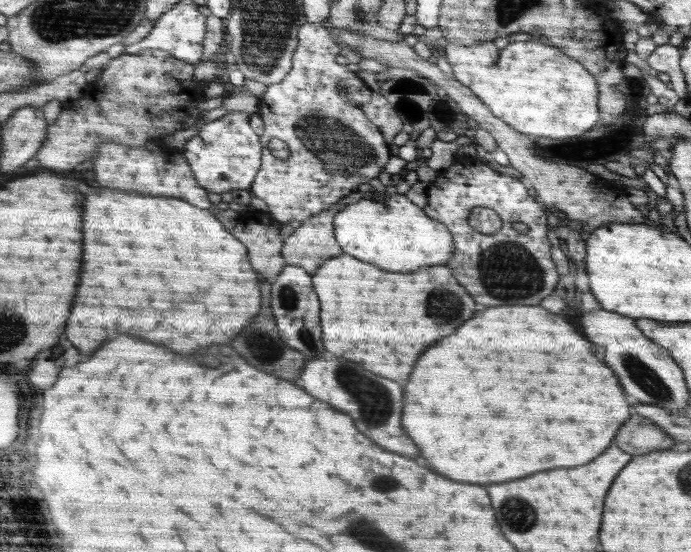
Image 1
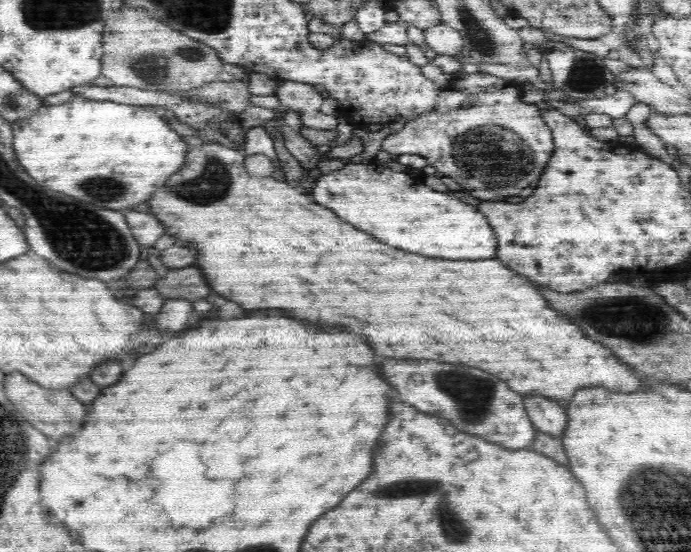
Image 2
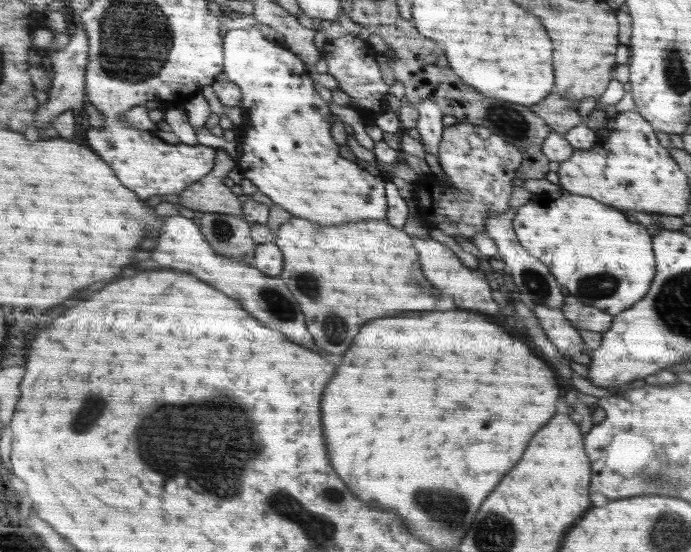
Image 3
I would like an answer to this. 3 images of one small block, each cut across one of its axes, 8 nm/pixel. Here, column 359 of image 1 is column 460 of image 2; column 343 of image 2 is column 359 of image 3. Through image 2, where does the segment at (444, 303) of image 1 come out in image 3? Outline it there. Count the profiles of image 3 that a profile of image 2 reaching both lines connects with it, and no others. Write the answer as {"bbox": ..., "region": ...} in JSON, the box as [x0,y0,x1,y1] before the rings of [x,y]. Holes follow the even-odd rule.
{"bbox":[274,218,434,354],"region":[[[290,218],[276,234],[274,243],[284,248],[284,276],[279,277],[288,280],[288,288],[304,304],[316,346],[330,354],[344,354],[360,326],[372,318],[434,308],[434,288],[420,270],[410,236],[387,220],[320,226],[306,218]]]}

